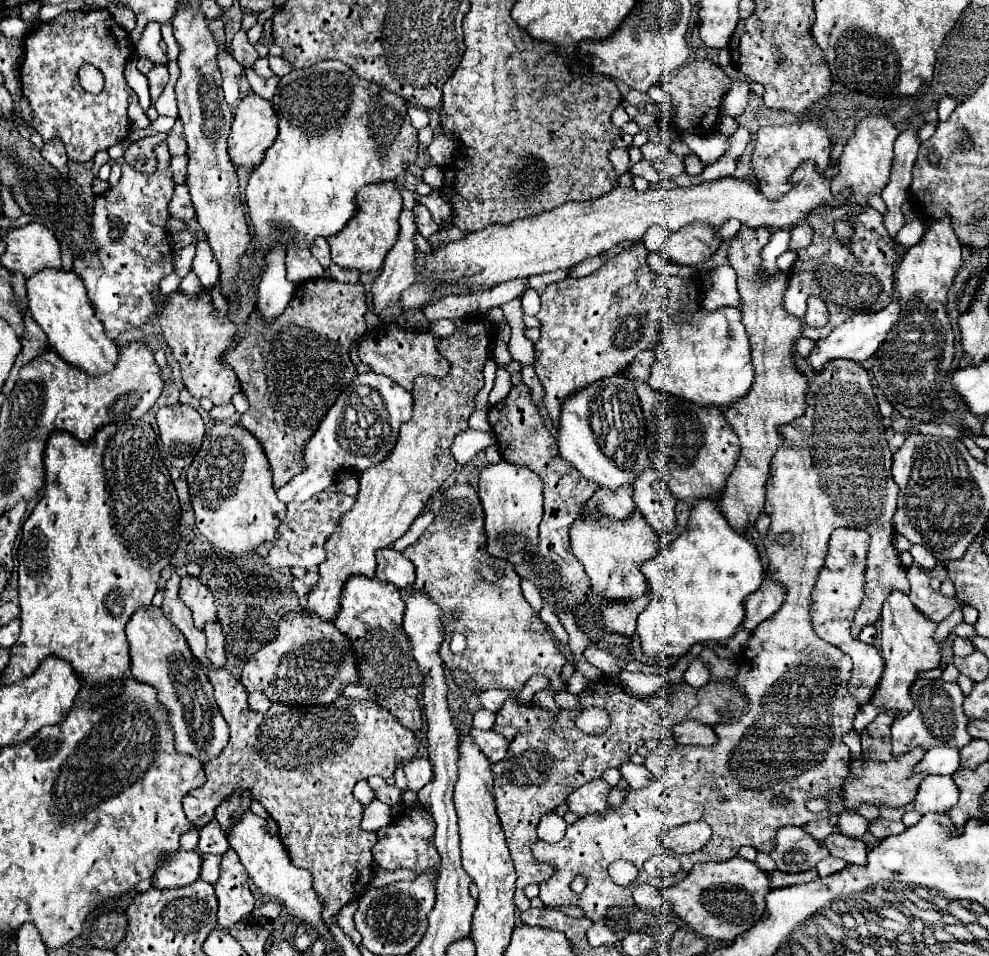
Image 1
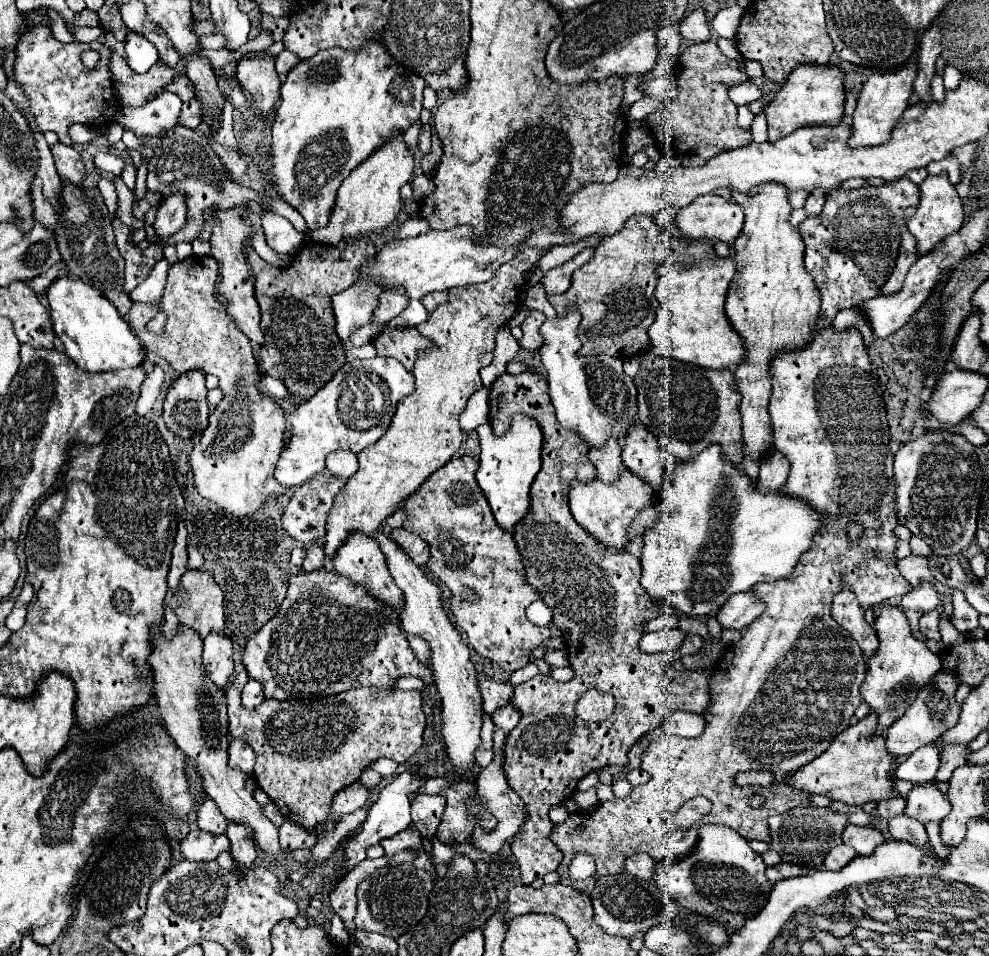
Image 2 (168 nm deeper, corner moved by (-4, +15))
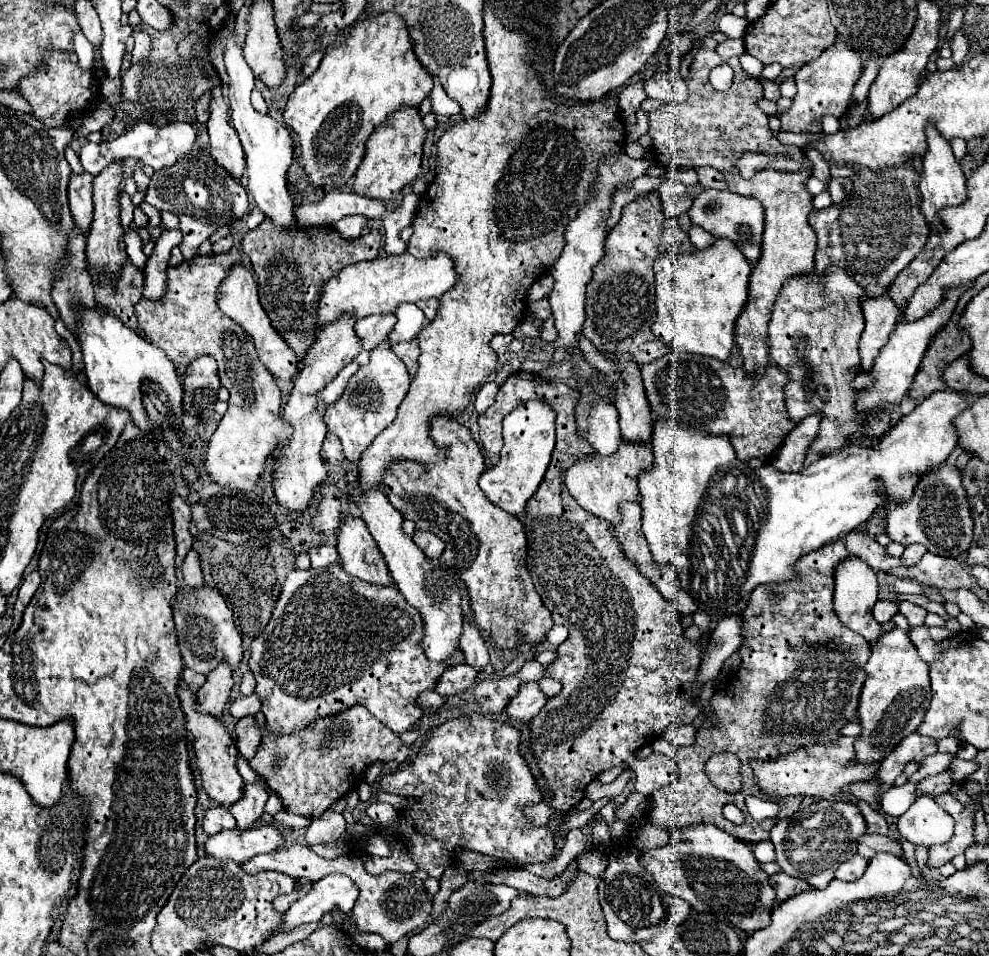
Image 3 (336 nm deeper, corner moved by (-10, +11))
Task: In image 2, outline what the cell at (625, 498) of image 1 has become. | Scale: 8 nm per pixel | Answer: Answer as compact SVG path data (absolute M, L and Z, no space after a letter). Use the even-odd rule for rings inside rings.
M615 438L607 440L603 448L589 448L589 460L597 468L597 478L603 482L613 482L619 476L619 468L623 466L621 460L621 446Z

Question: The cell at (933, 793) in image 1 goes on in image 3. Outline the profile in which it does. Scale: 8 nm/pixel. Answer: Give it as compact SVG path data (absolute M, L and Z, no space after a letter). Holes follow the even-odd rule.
M919 796L897 822L903 838L923 846L947 842L953 836L953 826L953 818L931 796Z

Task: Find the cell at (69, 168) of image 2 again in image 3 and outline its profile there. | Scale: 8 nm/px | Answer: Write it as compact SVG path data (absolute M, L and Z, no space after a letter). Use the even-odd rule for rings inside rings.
M89 172L71 174L69 208L81 232L87 232L93 222L93 176Z

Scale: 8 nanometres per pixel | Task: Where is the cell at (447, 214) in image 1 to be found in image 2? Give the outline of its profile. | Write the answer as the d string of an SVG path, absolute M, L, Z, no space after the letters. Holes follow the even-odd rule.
M421 174L421 176L413 178L411 186L413 186L413 198L415 198L415 200L423 200L425 196L429 196L429 194L435 190L433 178L427 176L427 174Z

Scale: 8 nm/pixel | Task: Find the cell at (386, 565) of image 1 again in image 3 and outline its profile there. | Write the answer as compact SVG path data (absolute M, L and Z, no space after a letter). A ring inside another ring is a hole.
M415 530L413 540L425 552L425 556L431 558L431 560L439 558L443 548L445 548L445 542L441 538L437 538L433 532L419 532L419 530Z

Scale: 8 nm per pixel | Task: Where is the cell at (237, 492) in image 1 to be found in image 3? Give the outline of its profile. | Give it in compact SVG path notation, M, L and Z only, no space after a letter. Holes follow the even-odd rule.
M233 248L225 254L193 256L191 260L183 260L175 268L167 268L165 296L161 300L155 300L155 302L141 298L135 306L135 316L139 320L139 328L143 330L143 336L147 340L151 340L155 346L159 346L173 364L189 366L195 358L205 356L205 354L213 356L217 360L221 384L229 390L231 398L228 400L226 413L207 444L203 466L205 466L205 472L207 472L211 482L215 480L217 486L245 492L245 500L249 500L249 496L261 496L261 492L263 492L261 482L263 482L263 474L267 474L267 464L275 462L275 450L289 442L289 436L293 434L293 430L287 422L283 422L281 390L279 390L275 378L269 376L269 370L261 364L257 350L253 346L253 338L239 324L235 324L231 318L223 316L221 310L217 308L217 302L215 302L215 294L217 294L219 284L225 280L227 270L239 260L241 260L241 256Z

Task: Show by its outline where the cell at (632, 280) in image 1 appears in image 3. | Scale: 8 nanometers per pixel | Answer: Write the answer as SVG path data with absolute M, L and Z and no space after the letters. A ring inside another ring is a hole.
M651 194L649 198L639 198L629 202L623 208L623 216L619 224L609 232L607 244L605 244L605 256L599 260L599 264L593 268L593 278L587 284L587 306L585 306L585 326L583 334L591 340L591 344L597 348L599 354L629 354L637 364L647 364L657 360L667 352L667 346L659 342L651 326L655 322L655 272L653 264L661 252L697 252L697 248L689 242L689 236L677 226L673 218L669 218L661 206L659 194Z

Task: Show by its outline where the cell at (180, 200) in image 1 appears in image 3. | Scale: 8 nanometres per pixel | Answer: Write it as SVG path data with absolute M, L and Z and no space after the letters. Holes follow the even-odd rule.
M163 230L155 242L155 248L147 260L145 268L145 288L143 296L149 300L159 300L165 294L165 270L169 264L171 248L181 244L181 230Z

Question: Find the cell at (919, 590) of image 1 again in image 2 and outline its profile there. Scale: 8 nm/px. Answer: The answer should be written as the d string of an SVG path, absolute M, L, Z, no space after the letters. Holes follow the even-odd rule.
M923 584L923 588L915 588L909 594L905 594L901 598L901 606L917 612L929 612L939 606L939 600L941 600L939 592L935 592L931 584Z

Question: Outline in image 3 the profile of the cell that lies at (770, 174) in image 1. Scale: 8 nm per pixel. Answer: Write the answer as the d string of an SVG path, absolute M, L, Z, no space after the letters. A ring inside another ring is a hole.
M835 42L829 46L817 60L801 66L795 72L795 84L797 84L797 96L793 100L793 106L779 116L781 130L783 132L805 132L805 134L821 134L821 118L823 116L843 116L849 110L851 90L855 82L859 80L863 70L859 54L843 42Z

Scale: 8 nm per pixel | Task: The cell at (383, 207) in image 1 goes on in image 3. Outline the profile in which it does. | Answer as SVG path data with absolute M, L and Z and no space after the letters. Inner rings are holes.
M401 108L395 114L391 114L383 124L375 128L371 138L367 140L365 160L361 162L361 168L357 168L353 194L389 202L397 196L397 192L403 190L403 186L415 182L421 176L425 134L427 130L421 122L417 108Z

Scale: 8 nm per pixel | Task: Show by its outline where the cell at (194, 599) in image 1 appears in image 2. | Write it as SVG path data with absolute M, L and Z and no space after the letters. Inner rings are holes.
M187 570L181 576L179 588L173 592L173 596L169 596L167 604L171 606L171 610L179 616L179 622L185 628L193 628L201 638L205 638L209 632L219 632L221 636L225 636L225 610L223 610L223 592L221 588L215 584L213 576L209 572L203 570Z

